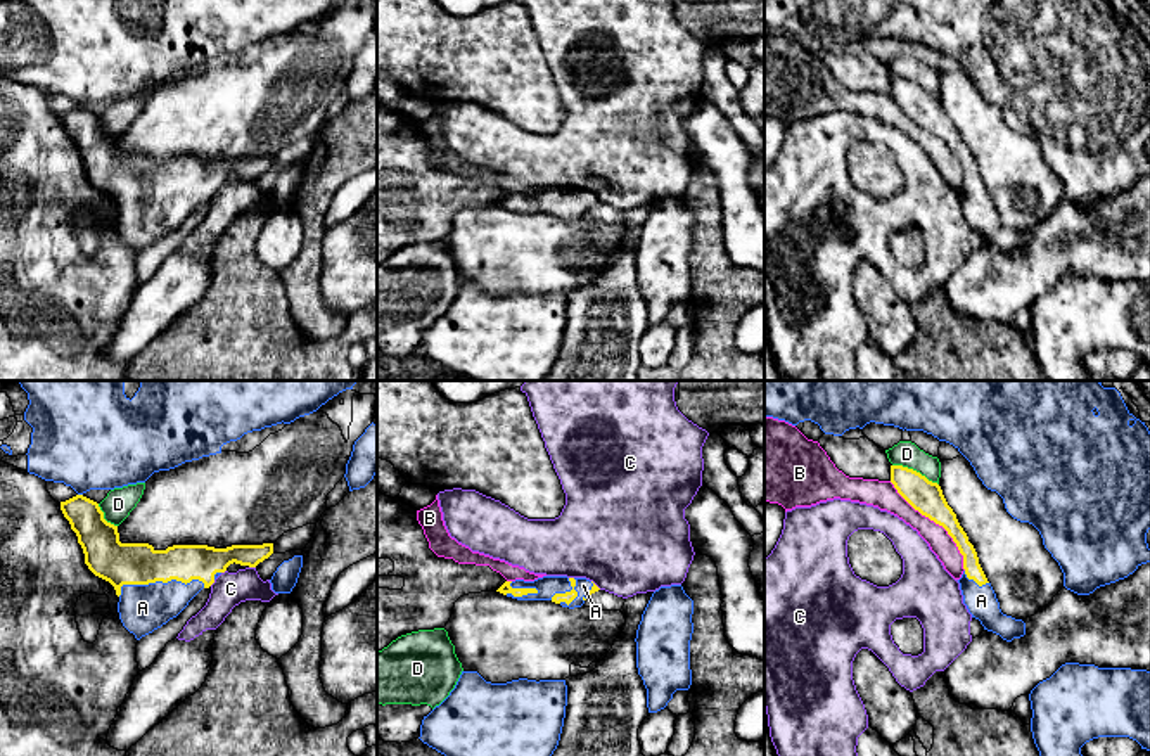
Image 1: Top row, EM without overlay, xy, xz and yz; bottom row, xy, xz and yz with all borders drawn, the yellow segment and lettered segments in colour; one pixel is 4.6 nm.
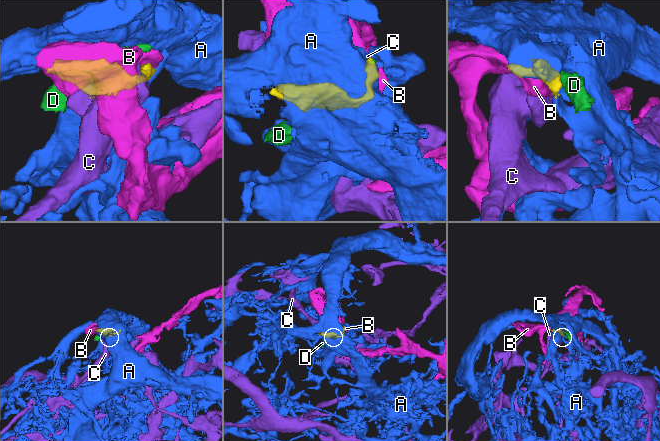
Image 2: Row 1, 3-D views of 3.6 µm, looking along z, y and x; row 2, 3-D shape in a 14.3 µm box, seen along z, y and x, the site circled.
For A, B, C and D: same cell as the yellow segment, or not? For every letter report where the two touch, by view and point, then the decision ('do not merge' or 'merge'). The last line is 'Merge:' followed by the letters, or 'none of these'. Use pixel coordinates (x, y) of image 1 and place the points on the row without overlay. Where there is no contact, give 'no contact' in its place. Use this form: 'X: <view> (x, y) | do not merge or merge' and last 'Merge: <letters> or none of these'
A: xy (159, 192) | merge
B: yz (936, 135) | do not merge
C: xy (253, 179) | do not merge
D: yz (915, 83) | do not merge
Merge: A

